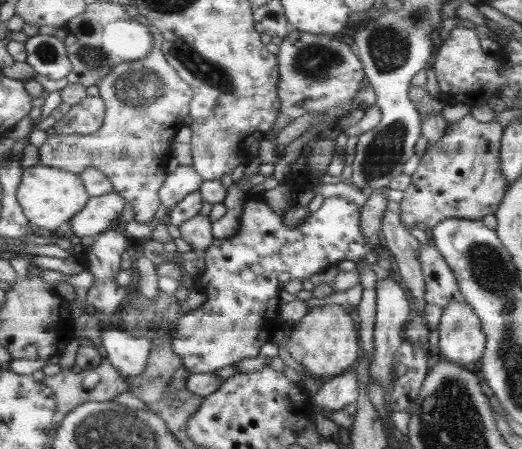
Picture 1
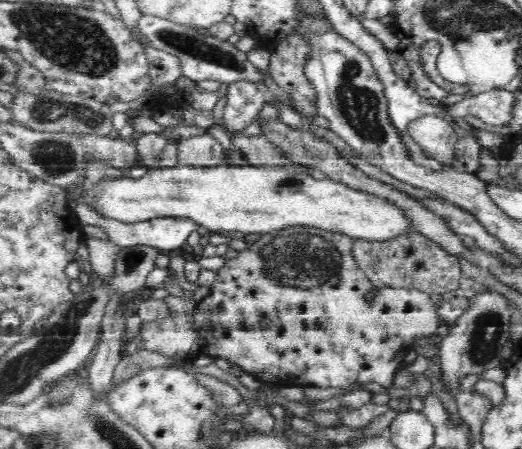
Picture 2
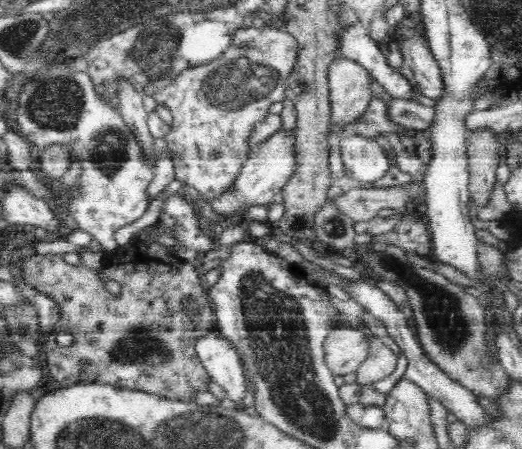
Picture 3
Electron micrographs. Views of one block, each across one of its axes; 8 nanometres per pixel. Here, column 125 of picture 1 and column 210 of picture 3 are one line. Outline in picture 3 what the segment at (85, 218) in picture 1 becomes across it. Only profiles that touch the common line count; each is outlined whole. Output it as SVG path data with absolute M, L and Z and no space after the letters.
M280 128L270 138L266 138L262 144L251 148L248 158L243 162L239 170L236 182L232 183L232 190L224 192L222 196L210 200L212 210L224 217L234 215L245 207L255 205L268 205L272 203L274 195L281 193L286 183L290 181L296 168L295 159L295 135L294 130L284 131Z

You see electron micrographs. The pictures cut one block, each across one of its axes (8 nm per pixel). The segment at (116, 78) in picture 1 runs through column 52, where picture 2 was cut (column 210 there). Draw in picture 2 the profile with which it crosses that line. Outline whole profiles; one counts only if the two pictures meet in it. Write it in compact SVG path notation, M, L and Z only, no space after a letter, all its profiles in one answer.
M205 133L188 139L177 139L178 164L182 166L224 165L224 149L218 140Z

